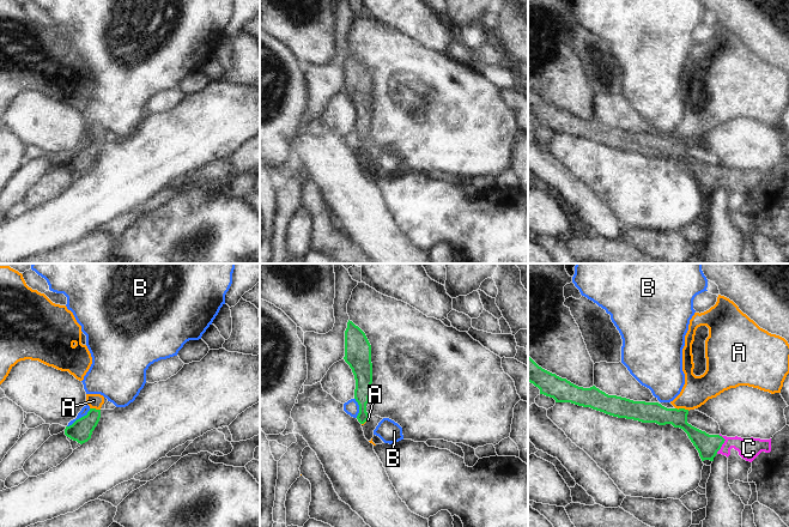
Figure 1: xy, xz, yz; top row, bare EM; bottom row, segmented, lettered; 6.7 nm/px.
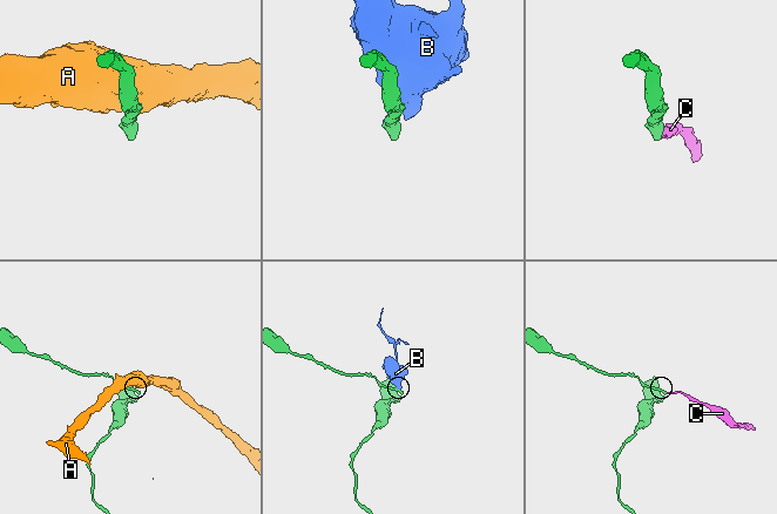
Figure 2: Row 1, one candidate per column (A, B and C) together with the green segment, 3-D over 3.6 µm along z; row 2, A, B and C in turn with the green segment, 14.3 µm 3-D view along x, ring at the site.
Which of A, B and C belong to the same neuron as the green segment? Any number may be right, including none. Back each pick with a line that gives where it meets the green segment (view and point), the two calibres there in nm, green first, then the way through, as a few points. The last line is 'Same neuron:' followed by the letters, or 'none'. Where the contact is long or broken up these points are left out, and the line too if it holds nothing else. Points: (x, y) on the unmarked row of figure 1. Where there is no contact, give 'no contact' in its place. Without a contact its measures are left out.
C: contact yz (722, 175); calibres 150 and 140 nm; way yz (708, 177), (722, 175), (739, 175), (748, 180)
Same neuron: C

